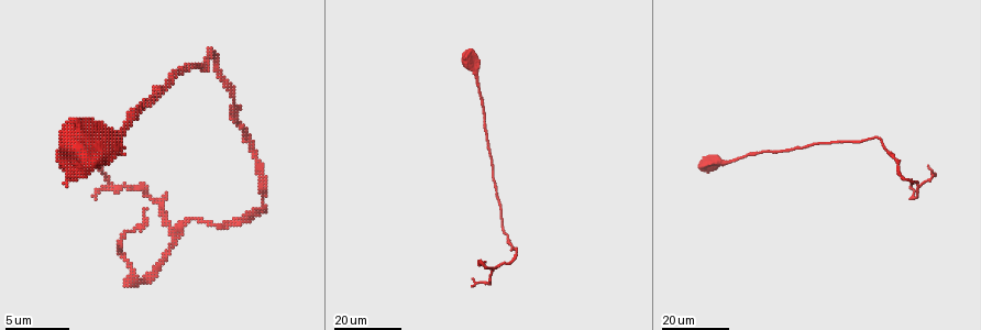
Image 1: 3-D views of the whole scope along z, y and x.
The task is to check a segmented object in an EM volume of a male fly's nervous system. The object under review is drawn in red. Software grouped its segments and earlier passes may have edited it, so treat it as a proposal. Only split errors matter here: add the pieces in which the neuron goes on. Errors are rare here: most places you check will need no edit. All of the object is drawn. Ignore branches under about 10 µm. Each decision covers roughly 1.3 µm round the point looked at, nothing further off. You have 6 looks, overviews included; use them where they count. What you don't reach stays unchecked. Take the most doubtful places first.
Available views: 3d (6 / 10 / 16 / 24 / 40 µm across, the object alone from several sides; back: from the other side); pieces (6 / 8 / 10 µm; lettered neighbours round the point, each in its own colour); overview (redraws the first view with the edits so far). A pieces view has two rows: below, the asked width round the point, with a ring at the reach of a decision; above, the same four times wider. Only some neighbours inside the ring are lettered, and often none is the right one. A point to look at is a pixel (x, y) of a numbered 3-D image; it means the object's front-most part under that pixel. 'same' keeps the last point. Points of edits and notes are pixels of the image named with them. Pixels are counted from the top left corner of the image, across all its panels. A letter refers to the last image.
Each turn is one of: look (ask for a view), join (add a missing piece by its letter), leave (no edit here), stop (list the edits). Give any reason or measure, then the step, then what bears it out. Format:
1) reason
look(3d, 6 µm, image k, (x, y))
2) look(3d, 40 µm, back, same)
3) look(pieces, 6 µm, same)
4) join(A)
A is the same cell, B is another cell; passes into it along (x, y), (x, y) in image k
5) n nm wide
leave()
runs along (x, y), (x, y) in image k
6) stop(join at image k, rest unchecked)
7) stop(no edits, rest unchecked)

end of a long branch
look(3d, 24 µm, image 1, (472, 279))

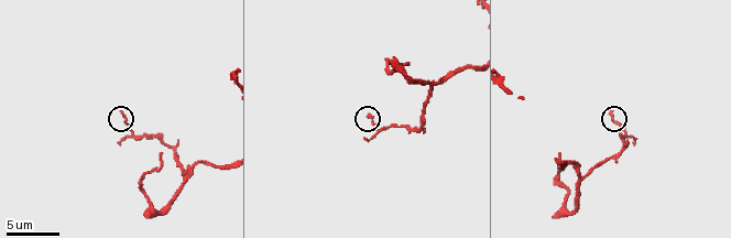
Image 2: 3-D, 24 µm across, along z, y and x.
what lies round it
look(pieces, 10 µm, image 2, (610, 114))

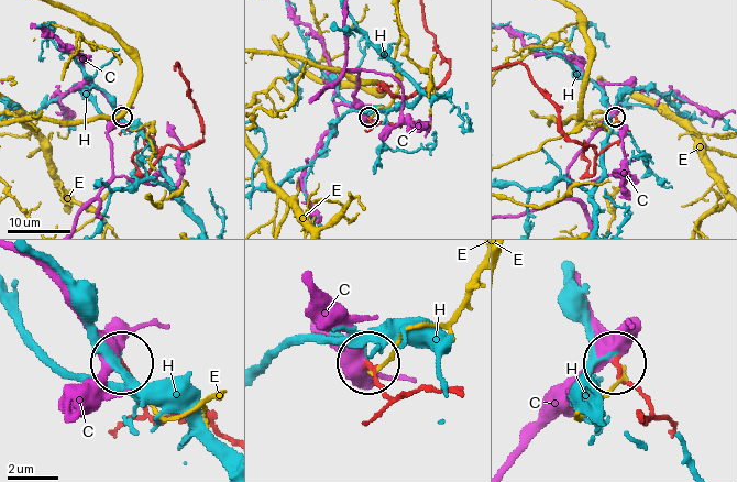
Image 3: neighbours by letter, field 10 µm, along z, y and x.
leave()
C, E and H are other cells; runs along (645, 418), (649, 407), (615, 365) in image 3; none of them fits

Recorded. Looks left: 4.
tapers out
look(pieces, 8 µm, image 2, (561, 156))

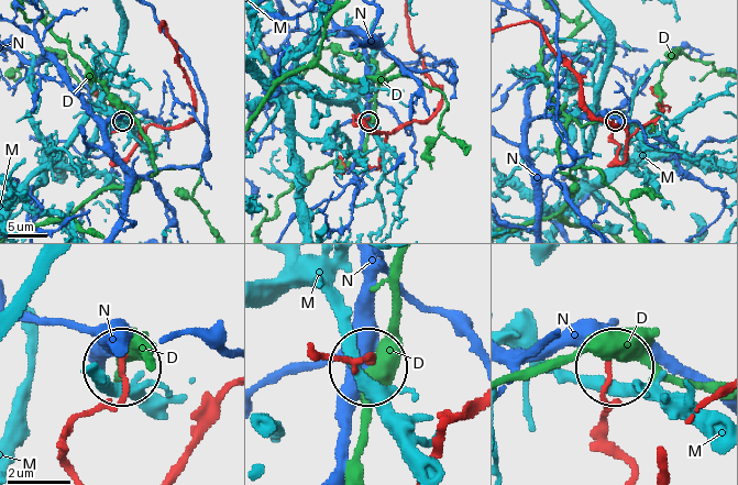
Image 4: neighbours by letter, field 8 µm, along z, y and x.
leave()
D, M and N are other cells; runs along (629, 467), (608, 428), (608, 367) in image 4; no lettered piece goes on from it

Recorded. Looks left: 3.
an open end
look(pieces, 8 µm, image 2, (394, 57))

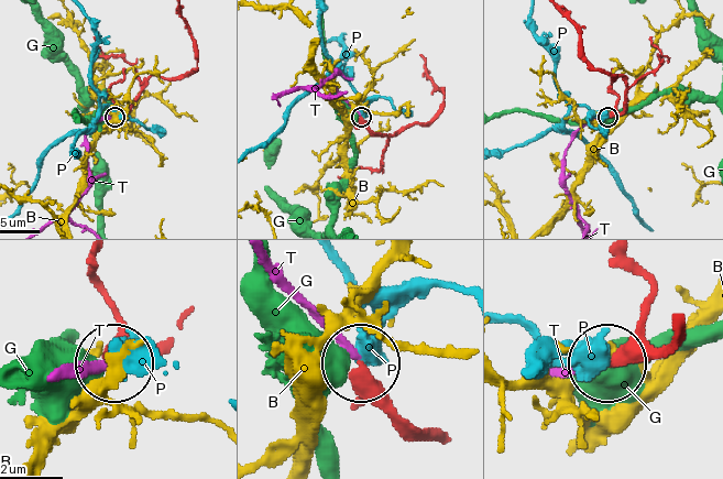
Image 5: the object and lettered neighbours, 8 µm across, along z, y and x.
430 nm wide
join(T)
T is the same cell, B, G and P are other cells; passes into it along (427, 438), (397, 414), (350, 344), (272, 264) in image 5; it goes on there

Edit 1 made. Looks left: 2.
stop(join at image 5, rest unchecked)

